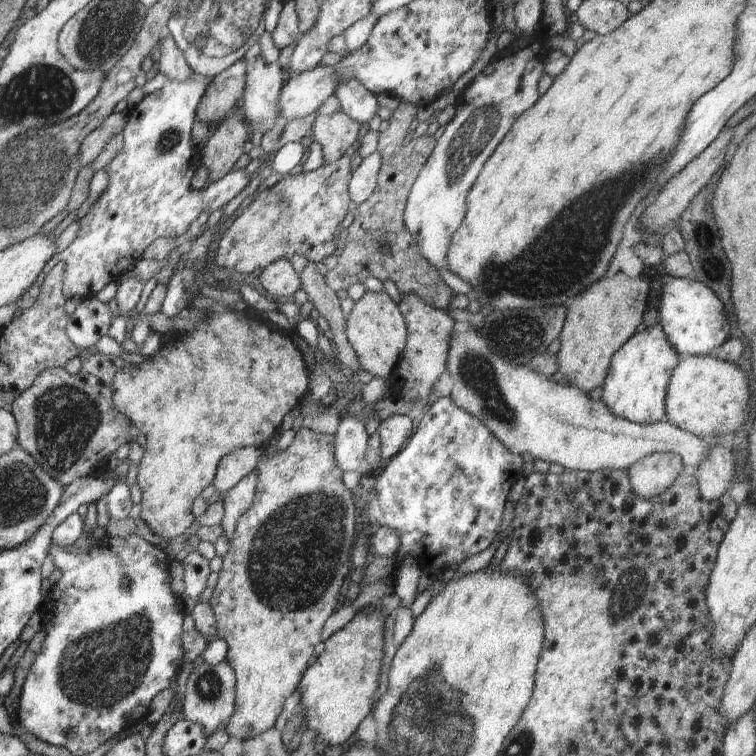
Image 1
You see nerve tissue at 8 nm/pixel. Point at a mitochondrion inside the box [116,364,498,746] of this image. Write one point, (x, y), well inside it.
(291, 562)

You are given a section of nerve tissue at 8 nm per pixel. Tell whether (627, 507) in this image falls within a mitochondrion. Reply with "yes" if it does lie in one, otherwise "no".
no

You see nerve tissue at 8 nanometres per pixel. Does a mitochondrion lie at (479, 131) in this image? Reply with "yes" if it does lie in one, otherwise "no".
yes

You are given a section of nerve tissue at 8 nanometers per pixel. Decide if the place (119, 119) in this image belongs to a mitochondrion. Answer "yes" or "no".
no

